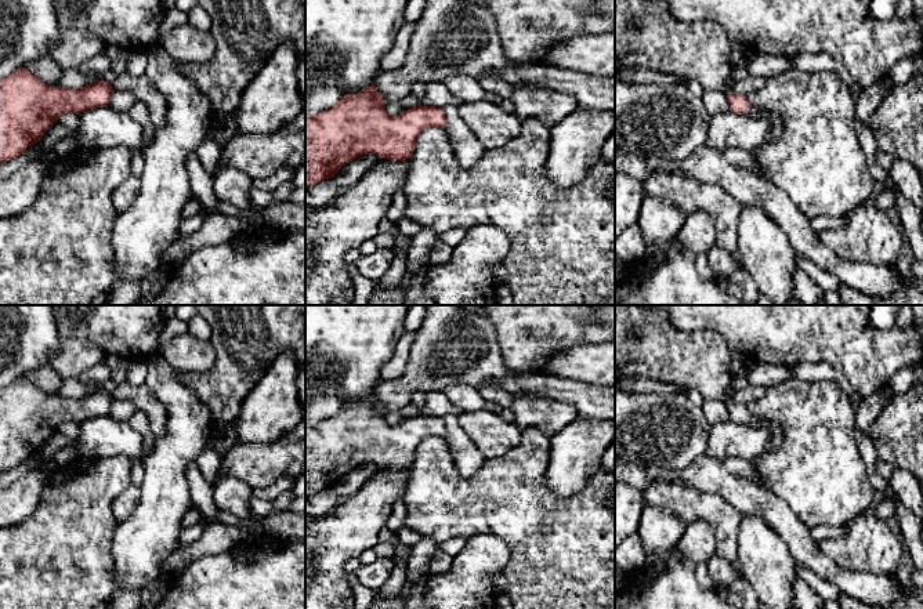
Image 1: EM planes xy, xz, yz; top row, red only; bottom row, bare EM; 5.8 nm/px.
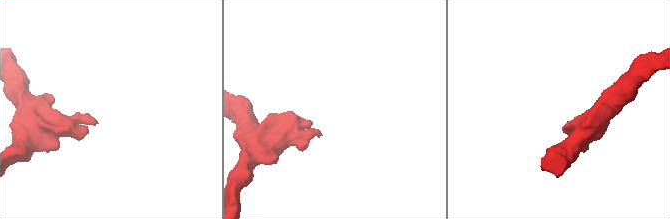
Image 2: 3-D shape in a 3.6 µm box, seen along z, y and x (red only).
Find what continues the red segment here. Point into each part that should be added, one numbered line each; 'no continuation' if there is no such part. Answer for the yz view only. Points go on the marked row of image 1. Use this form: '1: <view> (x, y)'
1: yz (774, 118)

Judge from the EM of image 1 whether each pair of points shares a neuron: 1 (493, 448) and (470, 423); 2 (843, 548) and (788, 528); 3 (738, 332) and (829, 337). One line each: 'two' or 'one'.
1: one
2: two
3: one

